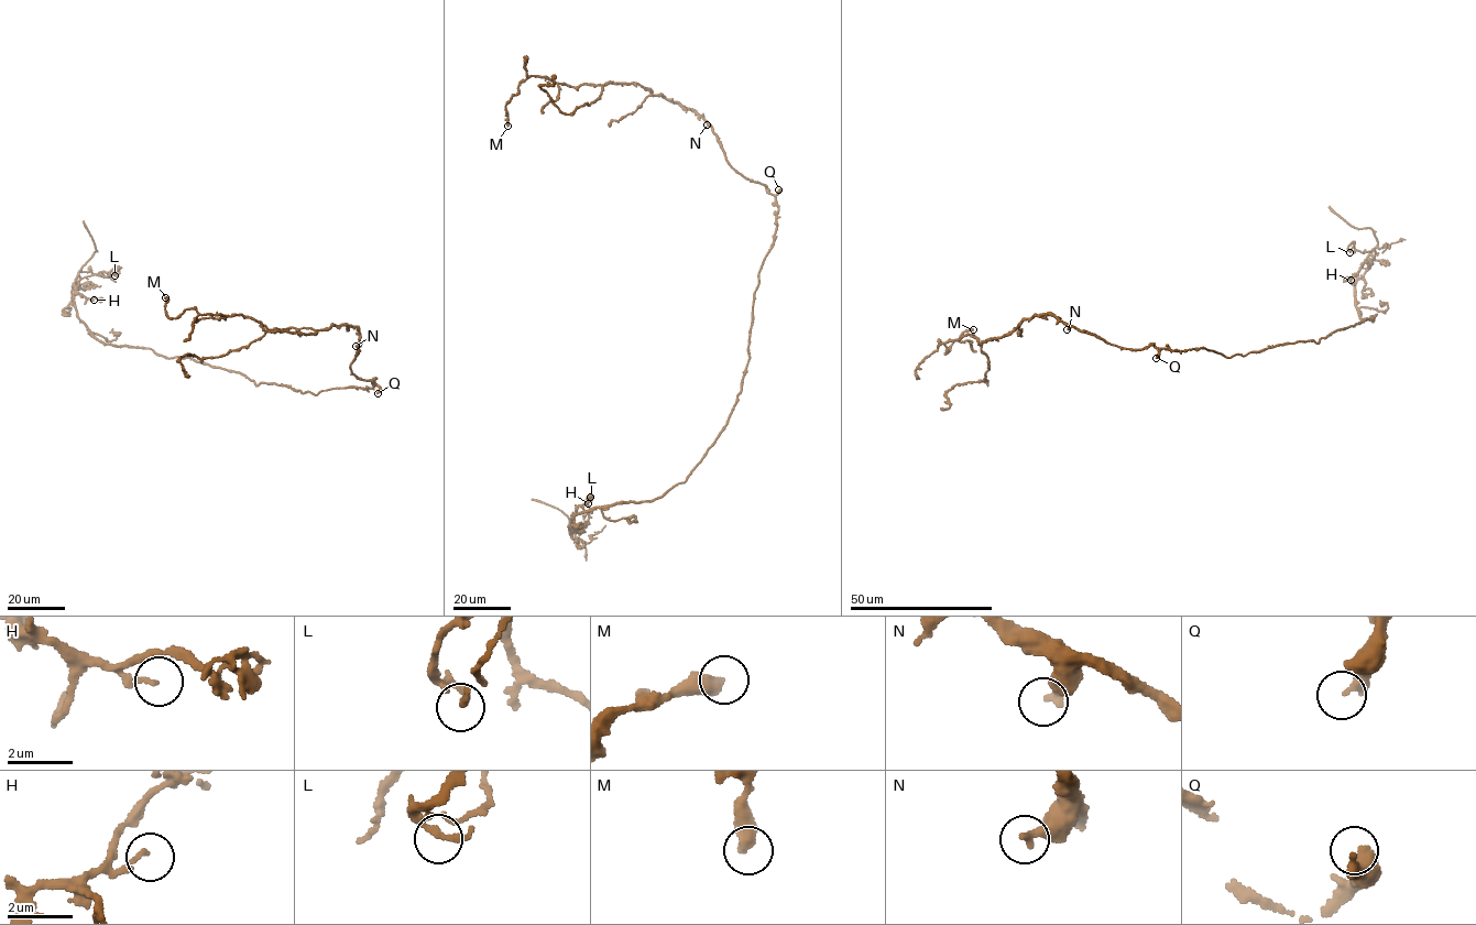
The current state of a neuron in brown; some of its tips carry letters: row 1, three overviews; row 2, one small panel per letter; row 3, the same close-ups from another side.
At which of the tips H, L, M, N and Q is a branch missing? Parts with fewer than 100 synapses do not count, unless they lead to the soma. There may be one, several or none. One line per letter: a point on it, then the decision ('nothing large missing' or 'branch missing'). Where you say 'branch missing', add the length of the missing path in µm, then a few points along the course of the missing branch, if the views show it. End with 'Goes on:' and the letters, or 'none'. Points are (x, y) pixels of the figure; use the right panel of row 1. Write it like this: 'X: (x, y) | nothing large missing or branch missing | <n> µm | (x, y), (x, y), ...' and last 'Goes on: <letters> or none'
H: (1351, 280) | nothing large missing
L: (1349, 252) | nothing large missing
M: (973, 329) | nothing large missing
N: (1067, 329) | nothing large missing
Q: (1156, 358) | nothing large missing
Goes on: none

